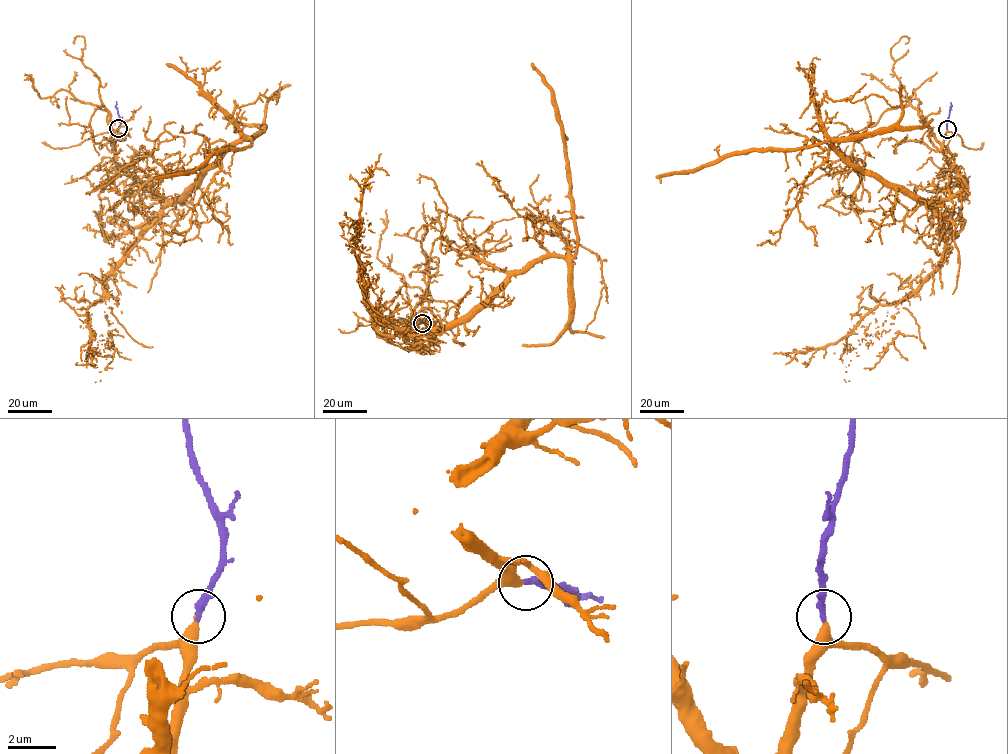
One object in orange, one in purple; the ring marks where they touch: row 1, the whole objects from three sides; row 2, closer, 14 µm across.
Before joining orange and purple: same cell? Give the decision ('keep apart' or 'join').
join

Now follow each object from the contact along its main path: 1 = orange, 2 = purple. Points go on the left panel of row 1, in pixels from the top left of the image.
1: (118, 128), (117, 162), (167, 200), (181, 199), (227, 150), (251, 140), (210, 155), (193, 170), (154, 179)
2: (118, 128), (121, 120), (116, 101)

